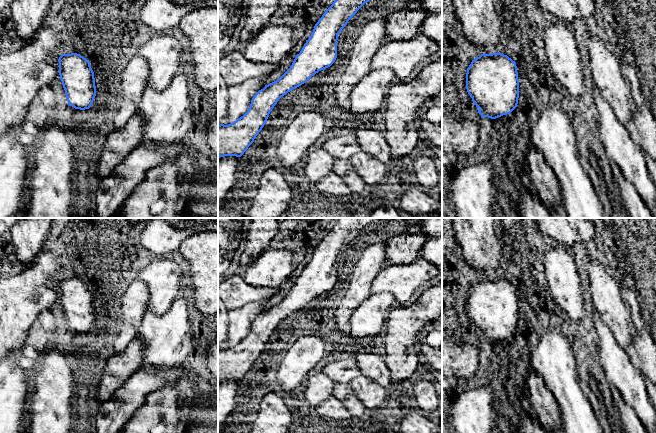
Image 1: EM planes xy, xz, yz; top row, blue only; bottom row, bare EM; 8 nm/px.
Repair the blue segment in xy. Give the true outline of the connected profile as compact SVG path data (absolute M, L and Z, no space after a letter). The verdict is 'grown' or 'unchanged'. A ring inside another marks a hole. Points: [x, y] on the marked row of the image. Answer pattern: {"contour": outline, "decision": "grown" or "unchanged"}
{"contour": "M77 53L61 54L59 75L68 105L75 109L89 109L96 96L94 72L89 60Z", "decision": "unchanged"}

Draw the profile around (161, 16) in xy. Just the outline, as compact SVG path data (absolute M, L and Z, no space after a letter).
M144 0L140 21L156 34L169 33L192 8L206 6L218 8L218 0L190 0L183 5L170 0Z

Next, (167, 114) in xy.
M182 71L163 90L146 87L136 112L144 121L142 143L170 146L181 142L192 126L192 112L189 84Z

